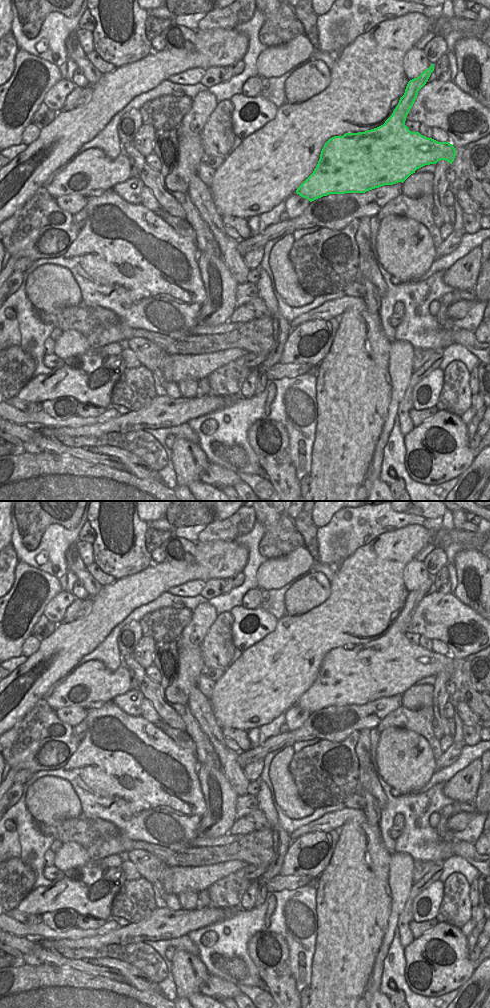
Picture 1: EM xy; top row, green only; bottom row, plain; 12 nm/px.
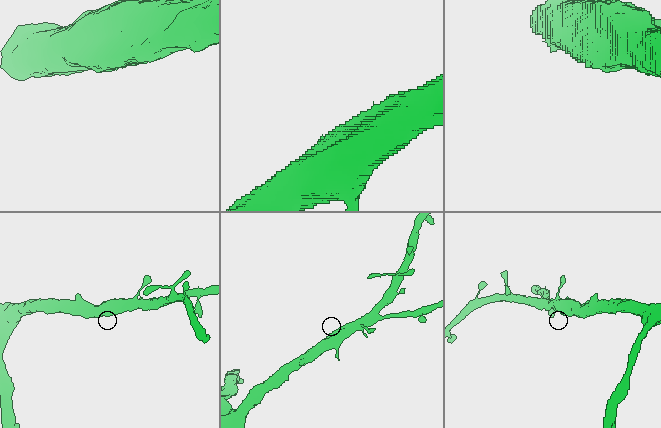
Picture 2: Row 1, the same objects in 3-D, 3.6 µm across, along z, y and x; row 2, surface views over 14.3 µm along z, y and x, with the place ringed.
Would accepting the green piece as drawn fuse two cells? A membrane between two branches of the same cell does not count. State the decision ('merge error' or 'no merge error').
no merge error

